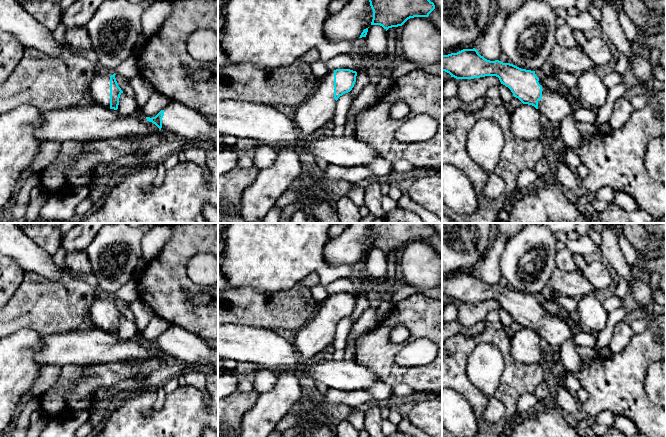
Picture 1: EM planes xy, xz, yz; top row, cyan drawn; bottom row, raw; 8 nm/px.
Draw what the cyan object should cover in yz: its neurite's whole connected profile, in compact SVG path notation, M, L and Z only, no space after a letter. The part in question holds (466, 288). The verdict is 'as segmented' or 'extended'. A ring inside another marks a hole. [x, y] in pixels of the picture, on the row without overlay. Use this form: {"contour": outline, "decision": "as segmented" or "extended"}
{"contour": "M475 272L463 273L457 277L442 279L442 295L449 297L451 301L456 303L496 300L499 302L501 308L511 314L514 321L518 322L523 328L534 330L552 347L560 348L575 333L566 321L552 317L551 313L536 300L535 295L521 293L513 288L503 287L499 284L487 284Z", "decision": "extended"}

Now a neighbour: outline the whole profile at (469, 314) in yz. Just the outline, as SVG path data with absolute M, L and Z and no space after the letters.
M485 300L474 303L457 303L457 321L464 327L469 328L485 320L491 311L501 308L496 300Z

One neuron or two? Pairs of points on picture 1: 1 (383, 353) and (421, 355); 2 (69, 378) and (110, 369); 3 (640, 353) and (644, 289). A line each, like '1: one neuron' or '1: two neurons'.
1: two neurons
2: one neuron
3: two neurons

